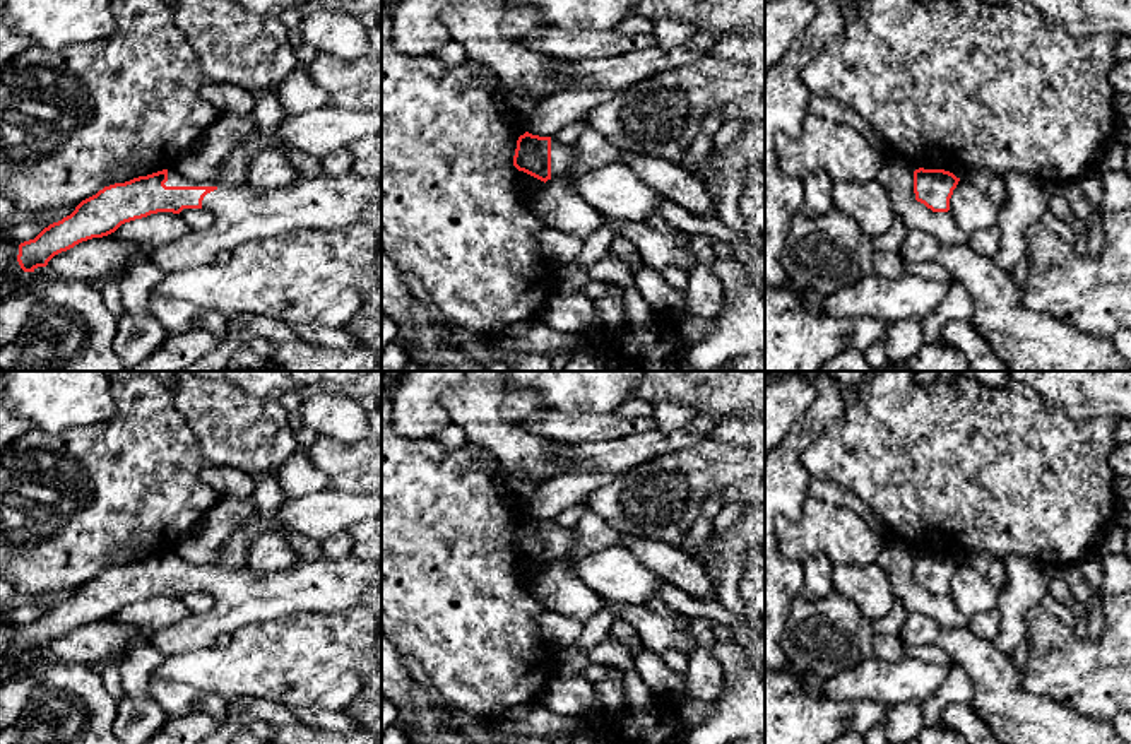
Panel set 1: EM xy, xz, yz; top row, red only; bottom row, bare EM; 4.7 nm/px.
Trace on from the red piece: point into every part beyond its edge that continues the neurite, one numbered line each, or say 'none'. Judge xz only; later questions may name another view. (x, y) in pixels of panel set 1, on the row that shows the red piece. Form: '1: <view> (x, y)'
1: xz (563, 156)

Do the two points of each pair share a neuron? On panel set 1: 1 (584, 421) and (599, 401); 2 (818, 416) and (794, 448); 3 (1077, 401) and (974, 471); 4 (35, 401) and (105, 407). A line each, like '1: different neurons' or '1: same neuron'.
1: different neurons
2: same neuron
3: different neurons
4: same neuron

